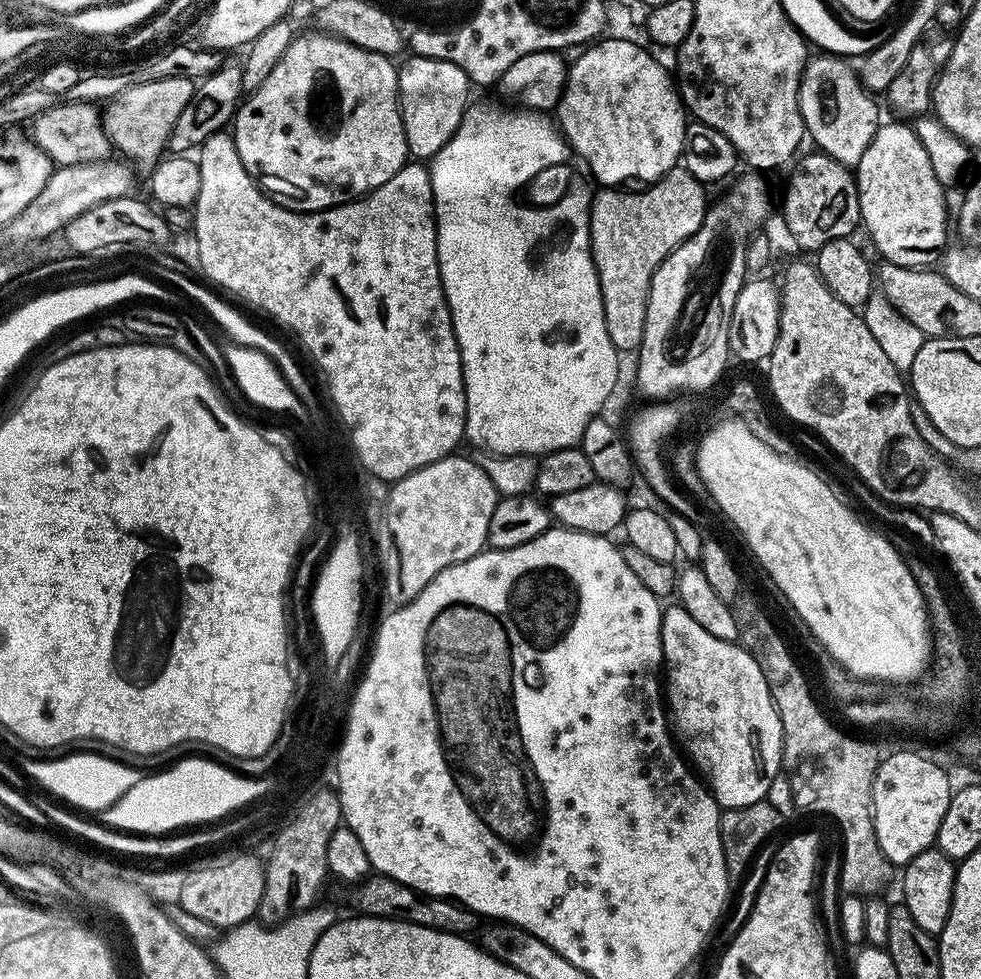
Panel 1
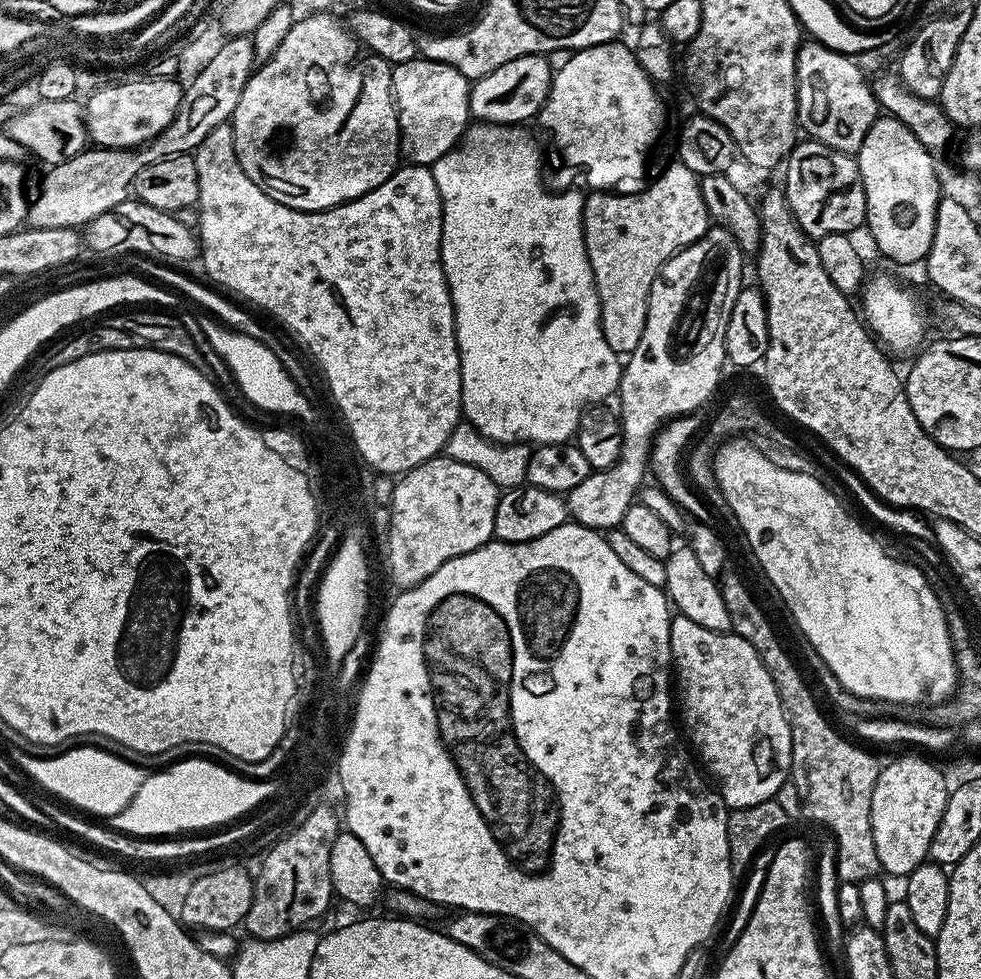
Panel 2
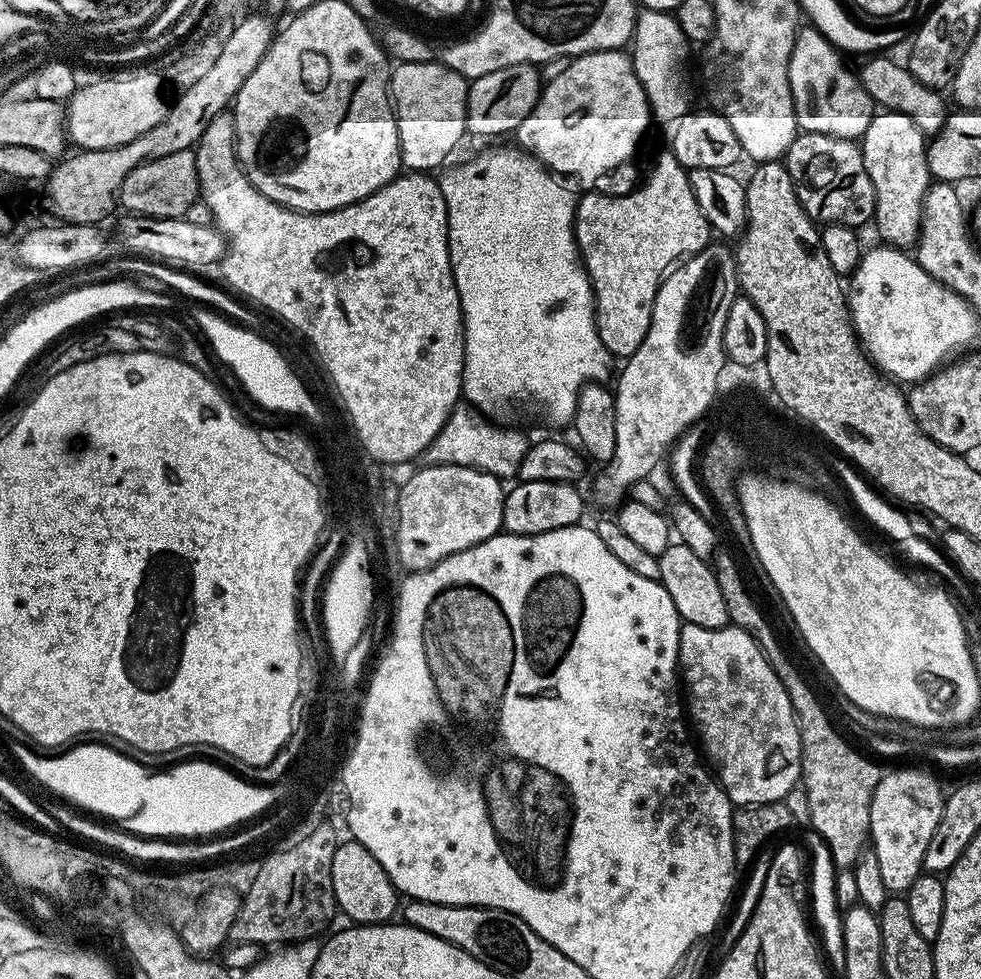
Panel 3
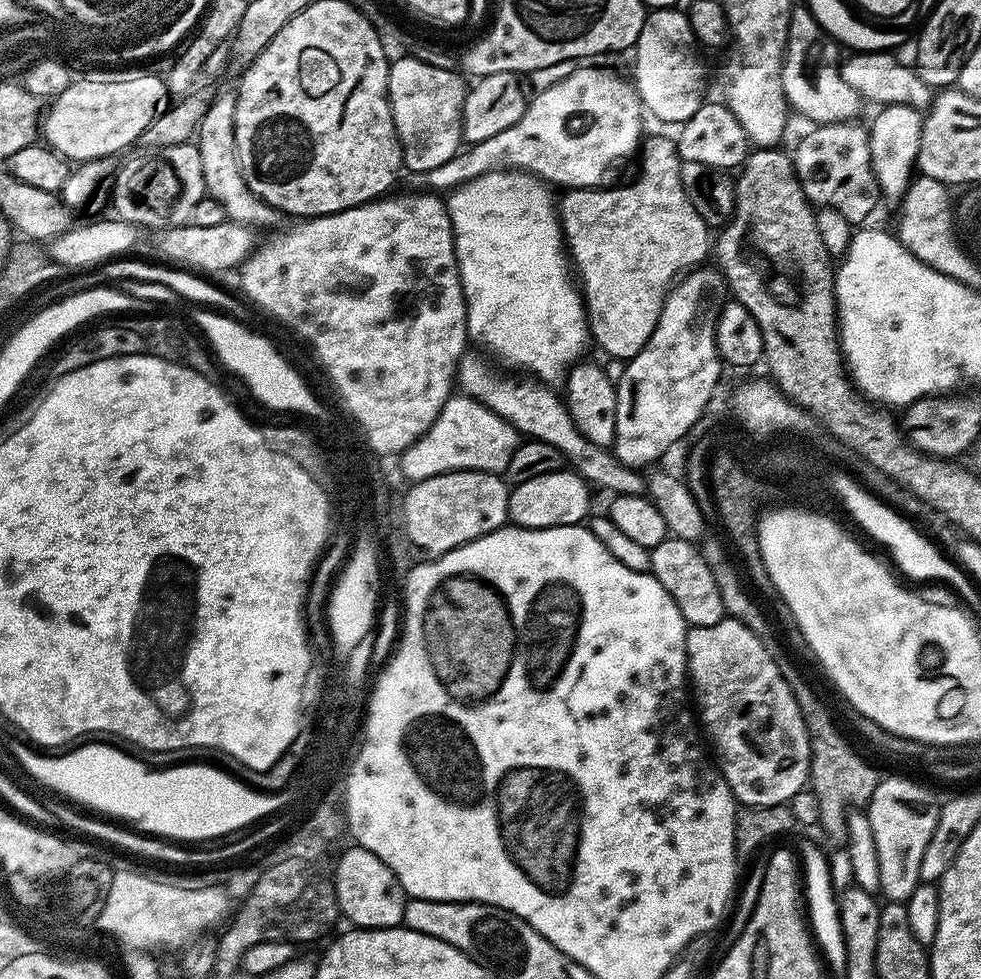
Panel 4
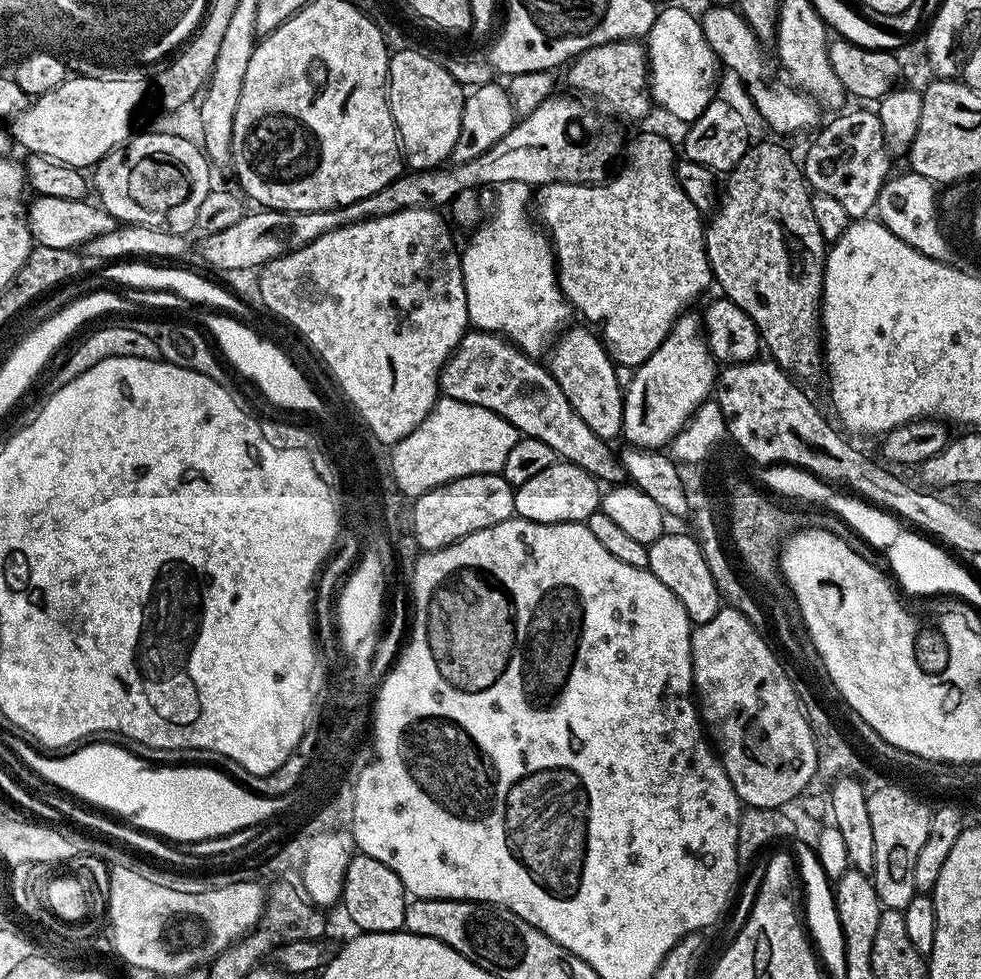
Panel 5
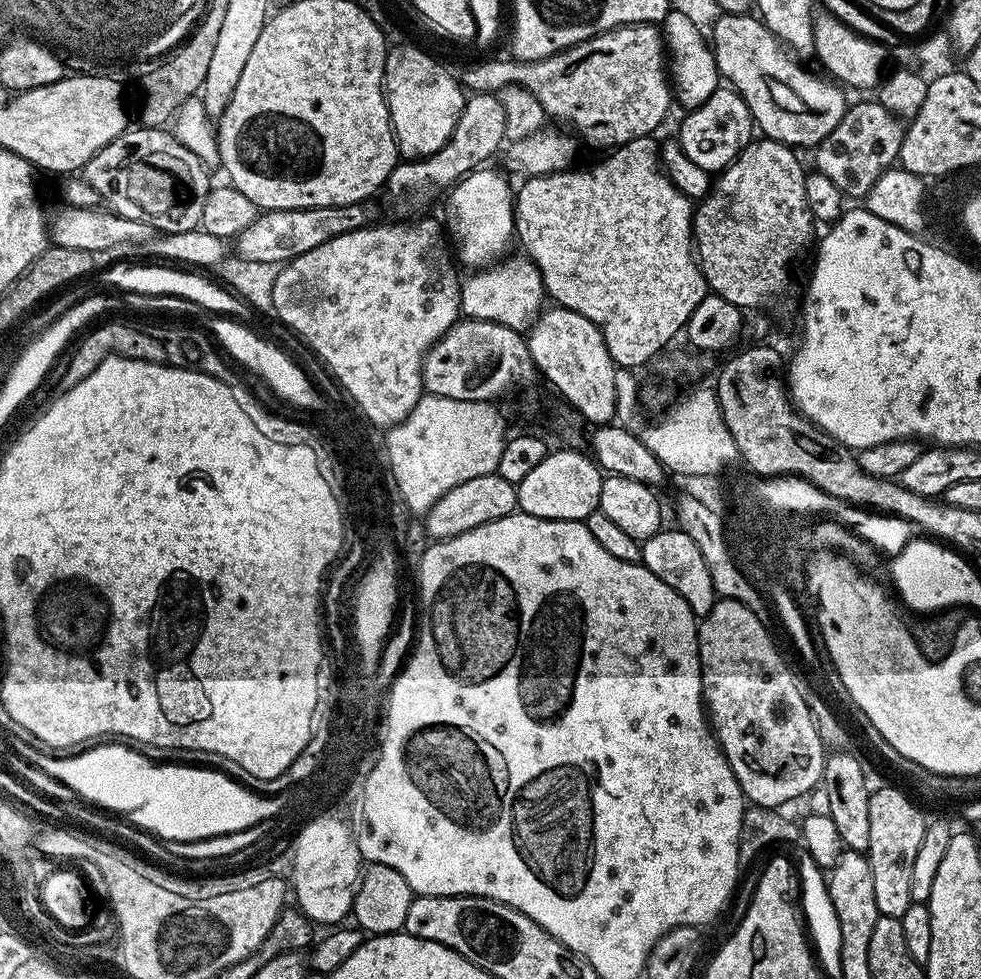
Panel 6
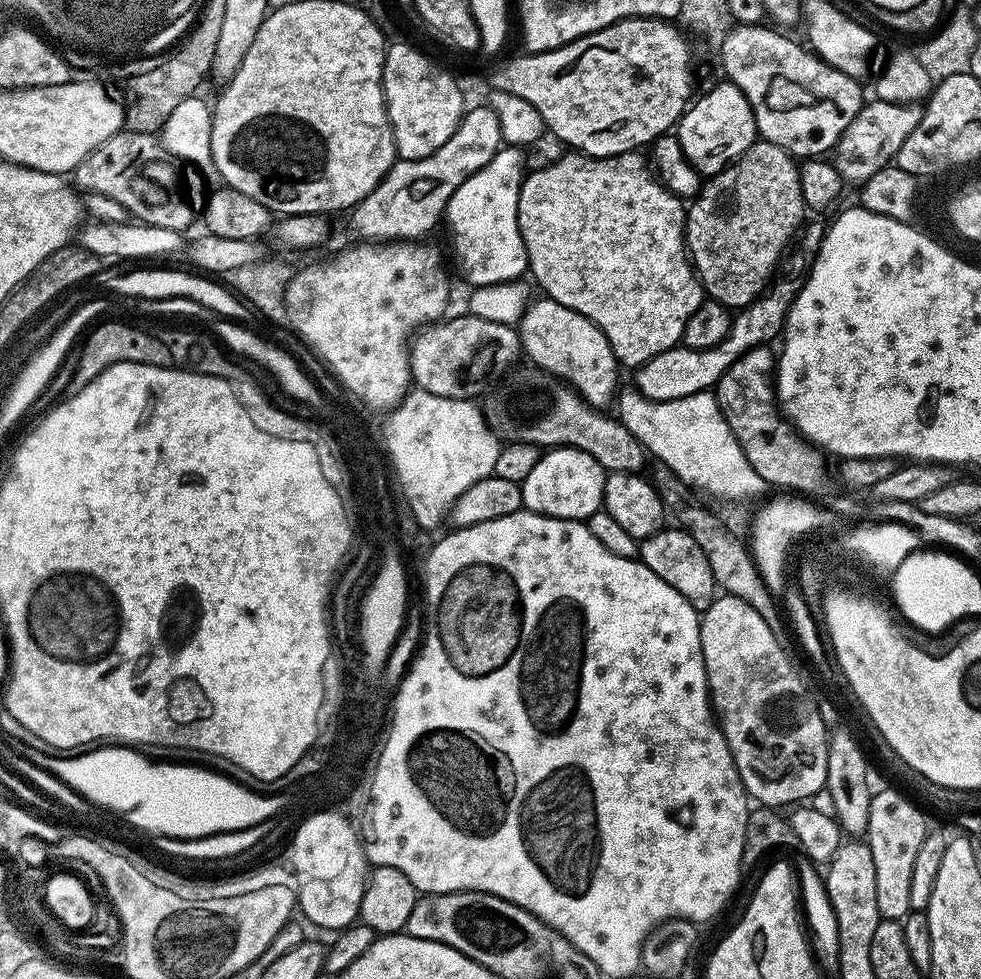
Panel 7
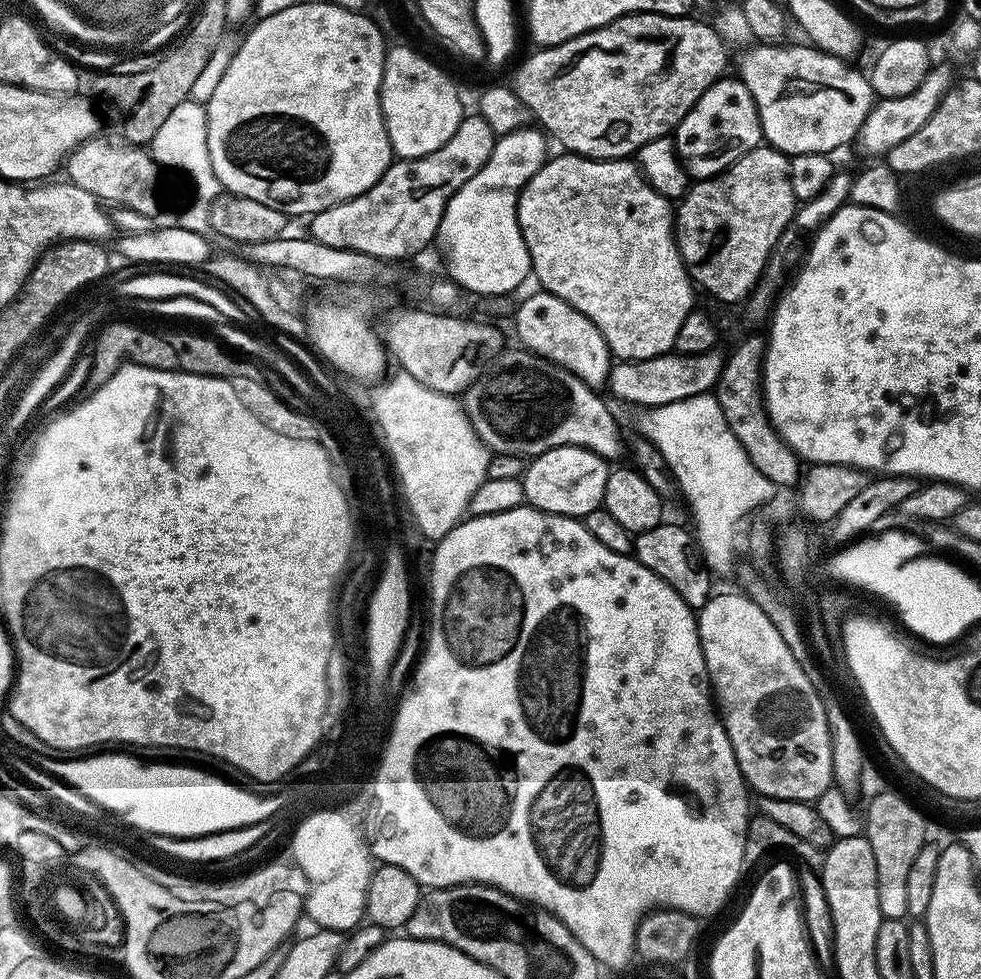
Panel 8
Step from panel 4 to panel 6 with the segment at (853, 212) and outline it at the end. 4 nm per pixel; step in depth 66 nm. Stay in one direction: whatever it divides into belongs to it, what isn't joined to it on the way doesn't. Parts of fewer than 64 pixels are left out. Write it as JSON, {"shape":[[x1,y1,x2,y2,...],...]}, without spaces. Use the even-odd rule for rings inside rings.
{"shape":[[879,99,864,100,861,104,854,105,853,108,851,105,850,110,845,111,842,122,838,122,838,126,834,126,831,134,821,144,816,145,814,149,815,171,826,174,826,178,830,178,830,182,834,182,834,186,838,186,838,190,844,193,845,197,864,198,874,186,874,182,878,181,879,176,897,163,905,131,905,125,893,115,890,109,882,106]]}

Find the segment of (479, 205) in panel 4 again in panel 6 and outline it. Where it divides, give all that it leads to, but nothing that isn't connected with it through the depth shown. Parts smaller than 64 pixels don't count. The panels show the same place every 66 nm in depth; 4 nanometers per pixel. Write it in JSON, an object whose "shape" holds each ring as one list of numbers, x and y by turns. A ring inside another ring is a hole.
{"shape":[[523,255,505,258,463,281,460,290,460,311,474,320,489,320,517,330,531,328,546,304,546,293,540,272],[513,259,513,260,512,260],[545,300,545,301,544,301]]}

